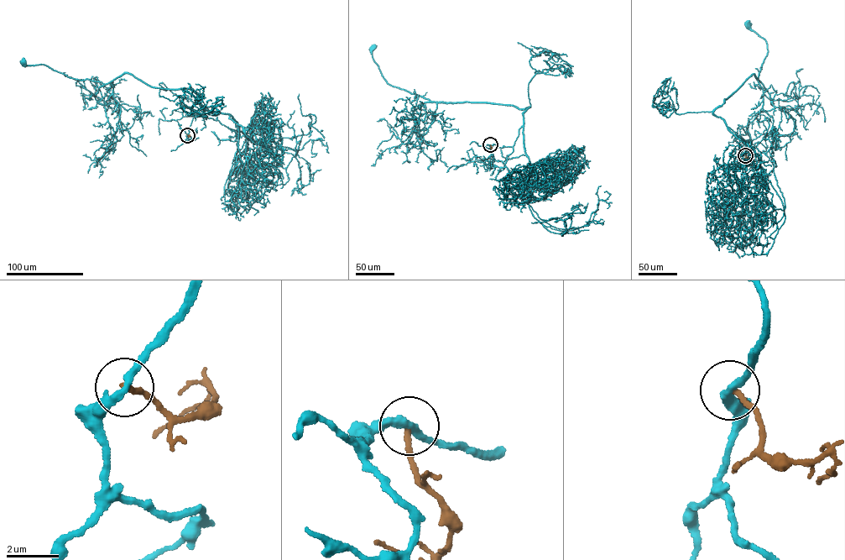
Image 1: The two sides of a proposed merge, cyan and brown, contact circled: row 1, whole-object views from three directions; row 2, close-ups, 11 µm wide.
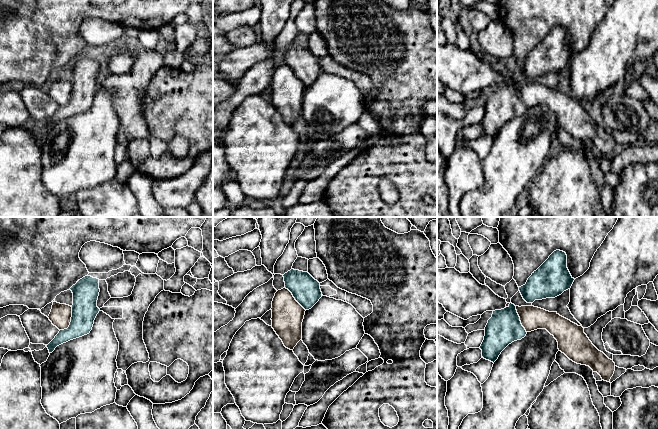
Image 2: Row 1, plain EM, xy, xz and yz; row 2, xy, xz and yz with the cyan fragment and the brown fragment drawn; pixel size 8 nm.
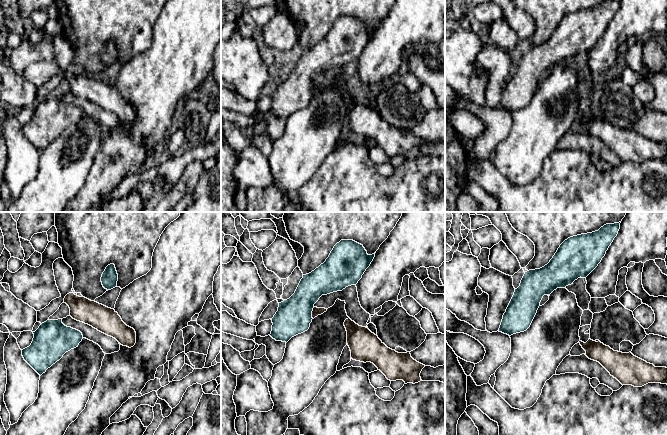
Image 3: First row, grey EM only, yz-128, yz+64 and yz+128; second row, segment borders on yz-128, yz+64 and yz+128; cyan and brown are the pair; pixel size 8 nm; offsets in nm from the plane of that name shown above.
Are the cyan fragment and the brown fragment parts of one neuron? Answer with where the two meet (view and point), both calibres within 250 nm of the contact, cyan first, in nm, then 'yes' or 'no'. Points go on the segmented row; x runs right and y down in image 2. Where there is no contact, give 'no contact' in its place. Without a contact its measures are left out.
xy (71, 321) | 200/170 nm | no

